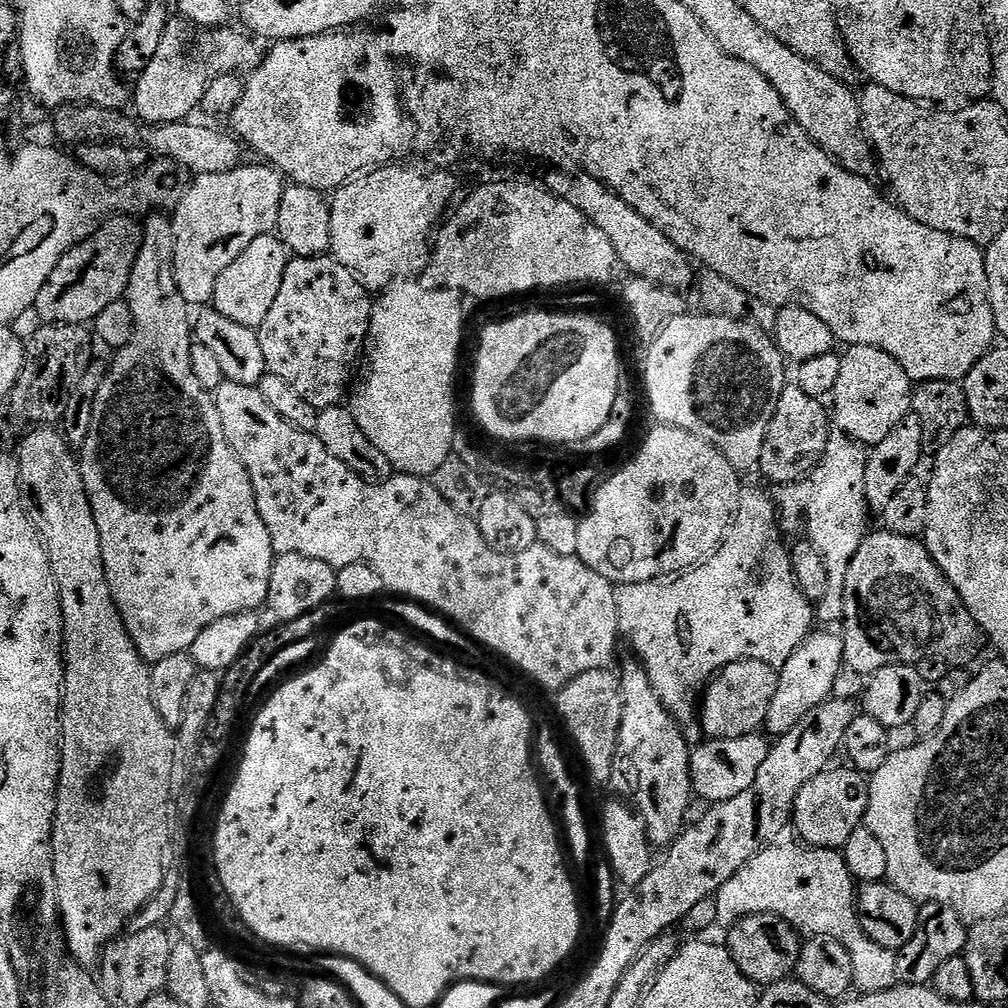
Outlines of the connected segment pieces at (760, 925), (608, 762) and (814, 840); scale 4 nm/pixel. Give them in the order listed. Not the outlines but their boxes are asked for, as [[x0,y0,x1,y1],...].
[[726,916,802,986],[561,668,626,780],[792,766,869,849]]

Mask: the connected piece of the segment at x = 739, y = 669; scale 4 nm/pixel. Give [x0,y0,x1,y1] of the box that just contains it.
[698,660,779,740]

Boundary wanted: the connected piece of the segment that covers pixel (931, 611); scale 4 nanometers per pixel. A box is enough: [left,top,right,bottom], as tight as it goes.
[842,530,982,674]

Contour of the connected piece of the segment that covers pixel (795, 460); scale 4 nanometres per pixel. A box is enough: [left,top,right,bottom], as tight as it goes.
[758,382,830,486]

